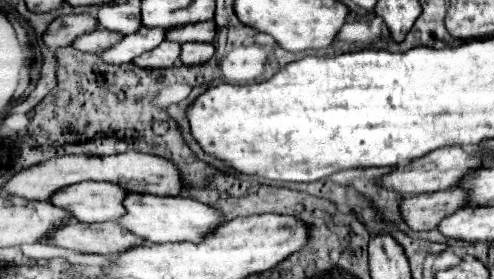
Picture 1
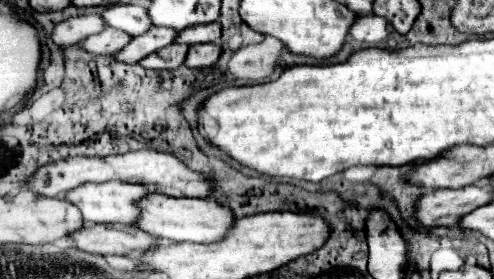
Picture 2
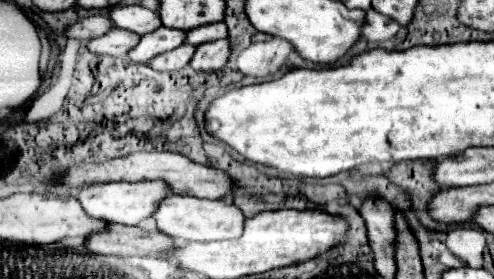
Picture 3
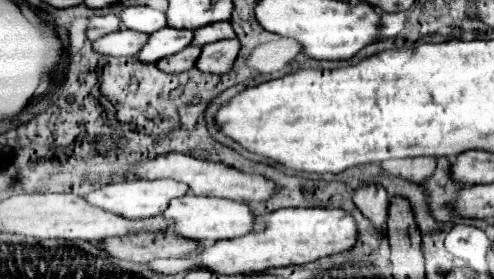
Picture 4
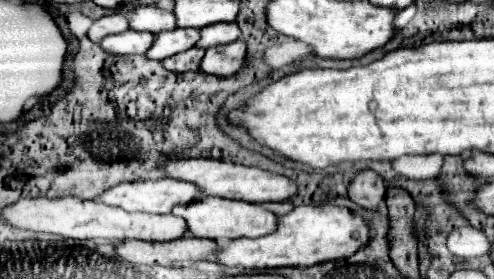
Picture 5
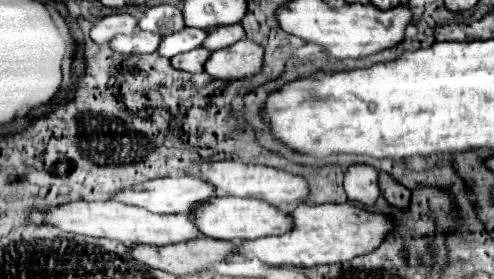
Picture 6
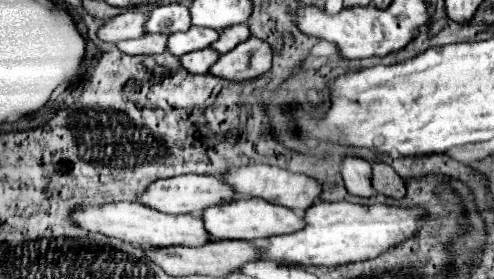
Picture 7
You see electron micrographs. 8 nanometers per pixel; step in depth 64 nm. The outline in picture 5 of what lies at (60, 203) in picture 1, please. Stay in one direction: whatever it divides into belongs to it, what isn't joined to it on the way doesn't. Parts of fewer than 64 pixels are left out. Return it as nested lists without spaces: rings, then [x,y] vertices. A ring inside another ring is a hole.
[[[142,180],[126,182],[102,192],[96,200],[124,208],[126,212],[148,212],[148,214],[168,214],[174,204],[188,204],[200,198],[200,190],[184,180]]]

